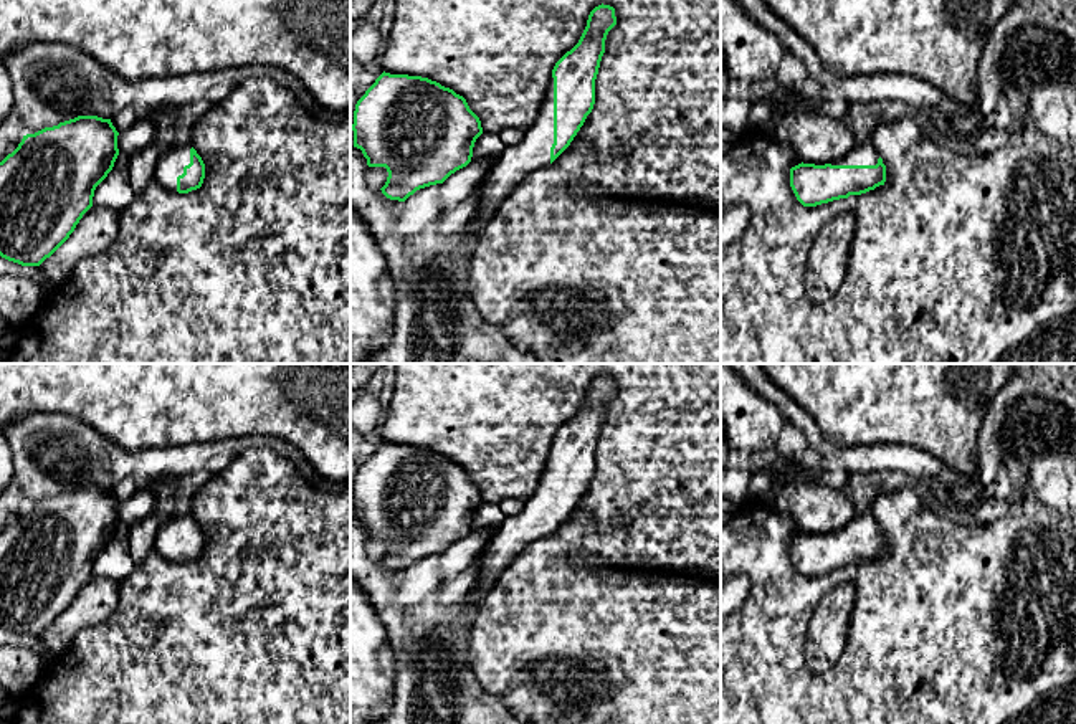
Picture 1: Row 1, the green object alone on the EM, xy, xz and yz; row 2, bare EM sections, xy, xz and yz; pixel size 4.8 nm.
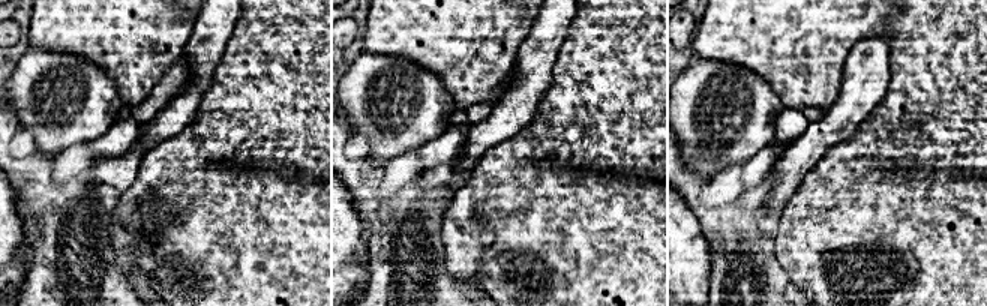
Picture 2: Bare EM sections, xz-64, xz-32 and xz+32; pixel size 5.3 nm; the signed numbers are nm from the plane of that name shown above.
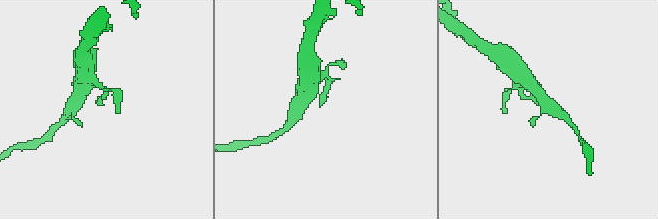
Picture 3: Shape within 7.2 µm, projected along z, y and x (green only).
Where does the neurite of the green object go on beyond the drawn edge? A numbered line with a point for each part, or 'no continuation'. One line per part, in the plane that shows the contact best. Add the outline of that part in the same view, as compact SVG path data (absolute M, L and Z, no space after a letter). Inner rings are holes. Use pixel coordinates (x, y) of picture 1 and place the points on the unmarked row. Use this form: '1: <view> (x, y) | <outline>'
1: xz (533, 523) | M550 446L545 468L536 493L526 499L519 514L506 517L493 541L476 559L478 580L464 597L468 607L476 610L483 597L494 587L501 574L534 541L550 534L554 514L554 448Z

